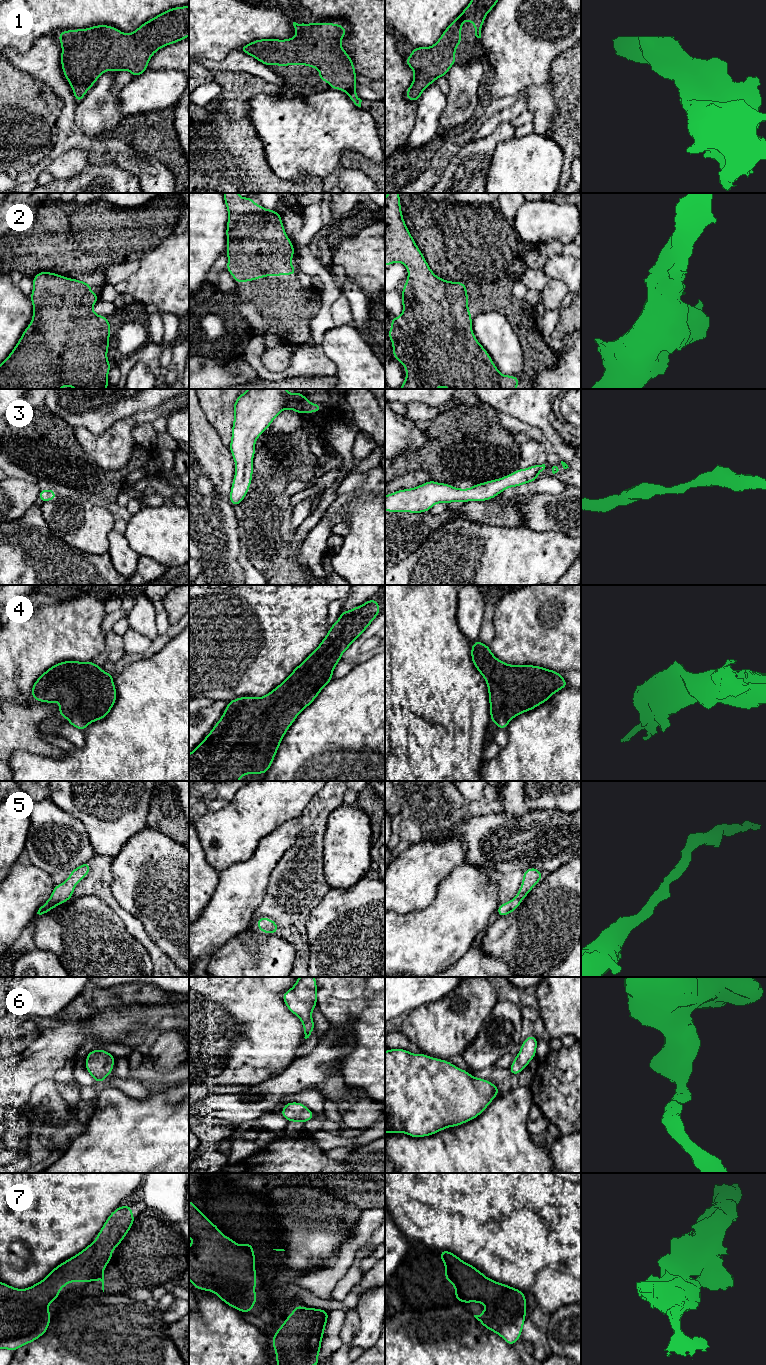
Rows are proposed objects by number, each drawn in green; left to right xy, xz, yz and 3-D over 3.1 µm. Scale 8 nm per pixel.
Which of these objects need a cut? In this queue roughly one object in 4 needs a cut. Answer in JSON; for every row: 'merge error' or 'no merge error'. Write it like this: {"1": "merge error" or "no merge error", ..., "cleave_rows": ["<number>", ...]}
{"1": "no merge error", "2": "no merge error", "3": "no merge error", "4": "no merge error", "5": "no merge error", "6": "no merge error", "7": "no merge error", "cleave_rows": []}

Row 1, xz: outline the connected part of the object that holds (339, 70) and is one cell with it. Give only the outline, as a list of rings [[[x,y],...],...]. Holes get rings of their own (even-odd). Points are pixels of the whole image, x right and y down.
[[[293,22],[296,29],[296,35],[290,39],[257,39],[247,45],[239,47],[239,50],[246,53],[259,62],[270,67],[272,64],[275,66],[290,66],[290,65],[305,65],[310,68],[319,69],[319,80],[322,82],[330,82],[329,89],[343,90],[350,98],[351,102],[356,106],[361,107],[362,100],[356,94],[356,85],[358,84],[355,75],[357,74],[353,61],[348,53],[341,46],[341,39],[347,34],[347,29],[340,24],[330,22],[314,22],[310,24]]]

